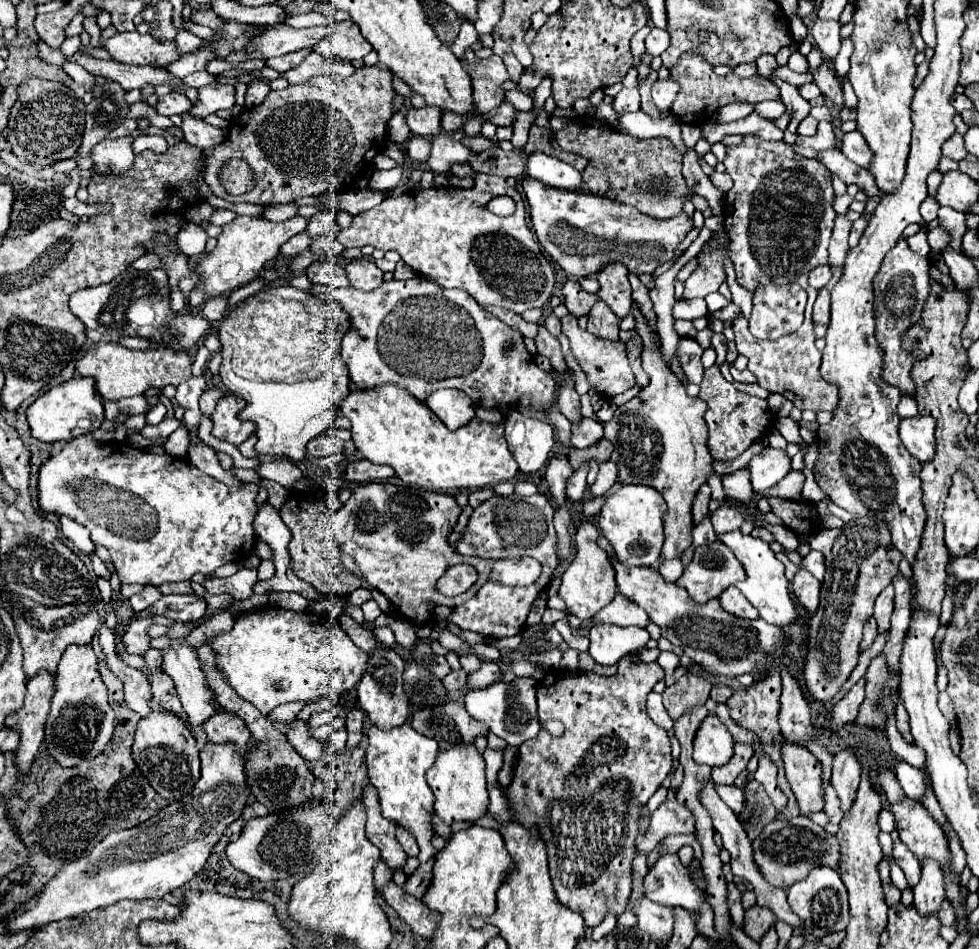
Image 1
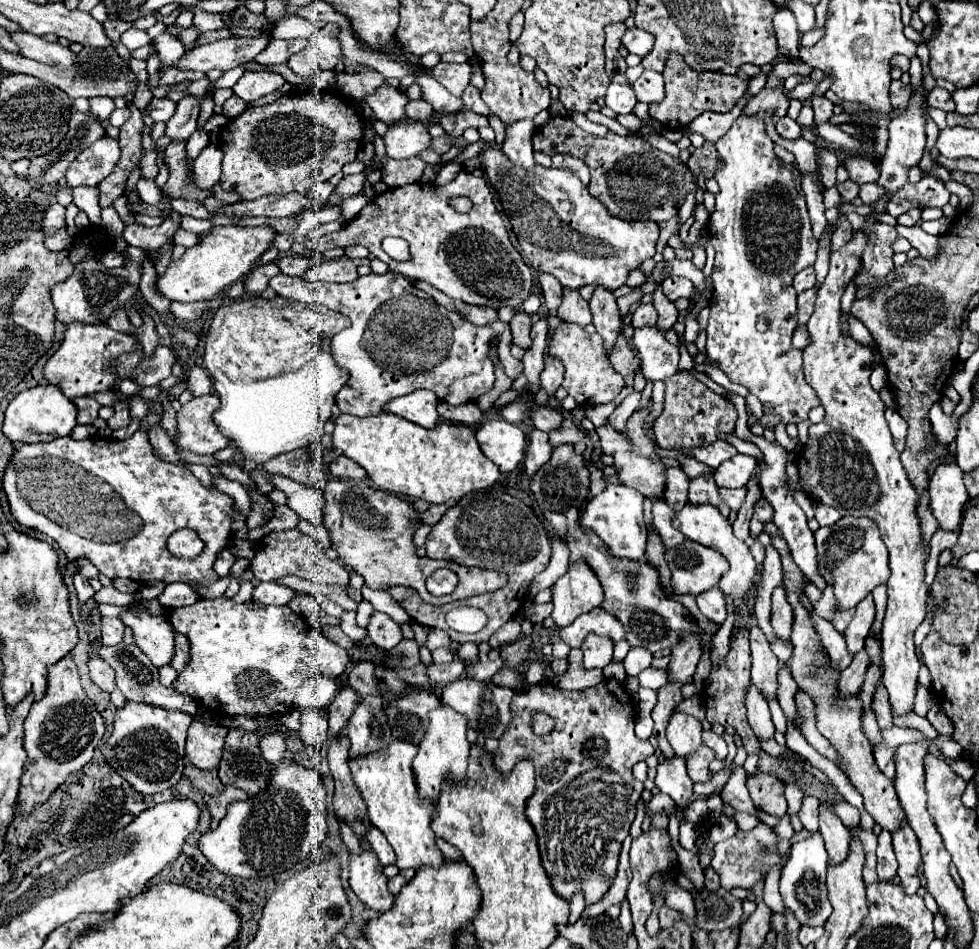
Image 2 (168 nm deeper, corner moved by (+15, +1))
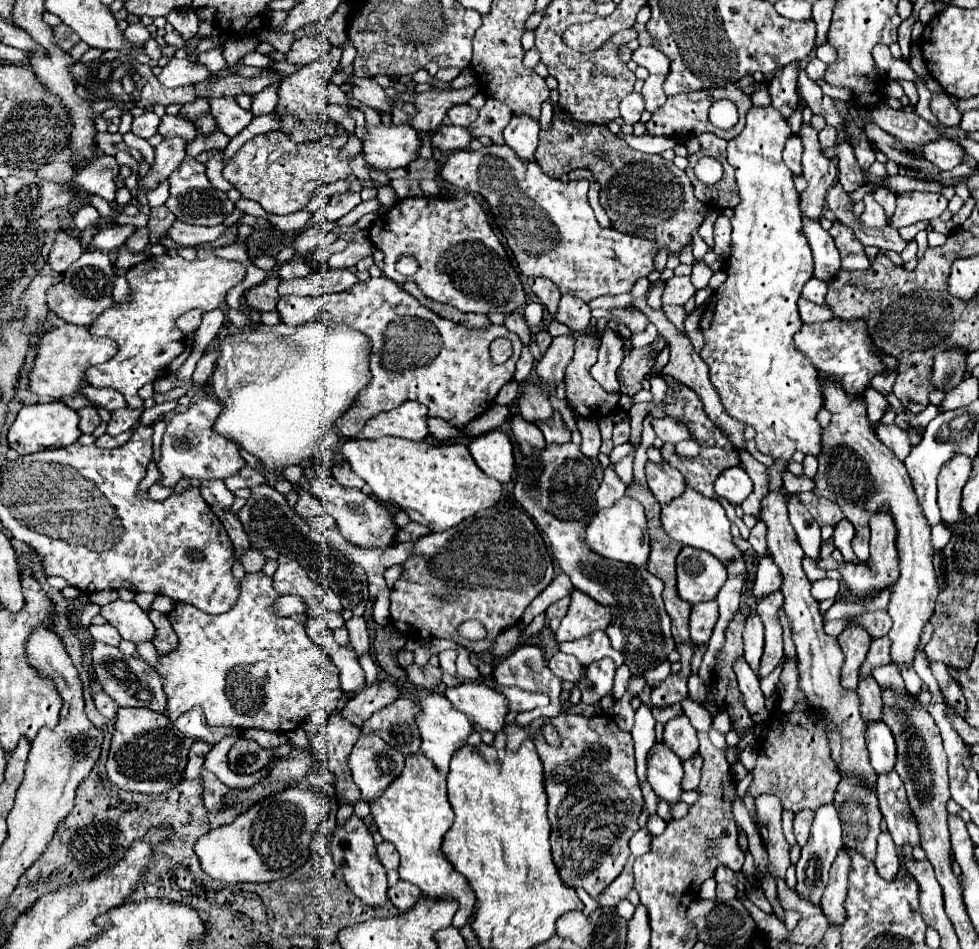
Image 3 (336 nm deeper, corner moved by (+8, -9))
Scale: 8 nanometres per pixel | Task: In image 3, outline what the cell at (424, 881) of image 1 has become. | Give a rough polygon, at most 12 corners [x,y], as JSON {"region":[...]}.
{"region":[[399,881],[387,895],[401,911],[421,899],[419,887]]}

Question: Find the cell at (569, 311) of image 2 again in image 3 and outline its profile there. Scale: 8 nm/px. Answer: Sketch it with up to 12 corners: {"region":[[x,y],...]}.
{"region":[[561,295],[555,319],[573,333],[591,321],[591,309],[575,295]]}

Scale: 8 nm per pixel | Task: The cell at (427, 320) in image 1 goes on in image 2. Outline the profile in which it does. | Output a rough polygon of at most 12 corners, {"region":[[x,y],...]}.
{"region":[[396,273],[276,275],[350,317],[332,339],[342,413],[430,389],[450,405],[510,379],[506,323],[476,327]]}

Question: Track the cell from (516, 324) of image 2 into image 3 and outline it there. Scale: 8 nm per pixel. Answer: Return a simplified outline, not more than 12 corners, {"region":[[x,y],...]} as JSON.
{"region":[[523,309],[505,317],[509,331],[517,333],[523,345],[529,345],[531,331]]}

